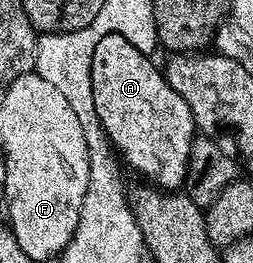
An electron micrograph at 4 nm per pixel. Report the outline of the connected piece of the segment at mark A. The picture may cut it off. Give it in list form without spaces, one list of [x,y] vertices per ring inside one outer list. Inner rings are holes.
[[[110,33],[106,37],[102,37],[102,41],[98,41],[98,45],[94,49],[94,57],[92,58],[92,88],[94,89],[94,109],[98,113],[98,121],[102,125],[104,132],[108,134],[108,140],[113,148],[118,152],[119,158],[125,164],[127,162],[140,175],[145,175],[149,184],[155,185],[166,191],[175,191],[183,188],[184,178],[186,177],[186,169],[188,168],[188,158],[190,157],[190,145],[194,136],[197,134],[198,128],[196,122],[192,120],[192,110],[190,105],[186,105],[186,101],[182,97],[178,97],[178,93],[174,93],[174,89],[170,89],[170,85],[166,81],[163,70],[159,66],[152,64],[153,60],[149,56],[140,52],[139,46],[133,40],[122,37],[118,33]]]

